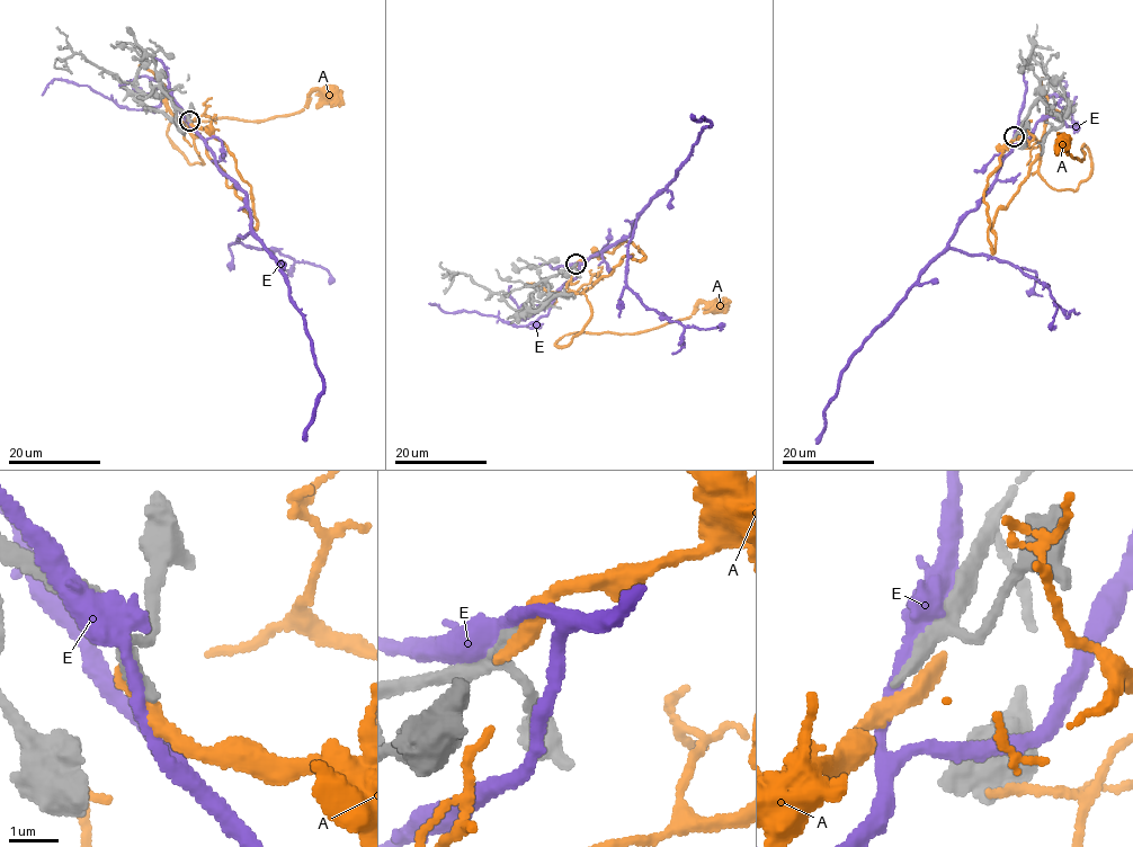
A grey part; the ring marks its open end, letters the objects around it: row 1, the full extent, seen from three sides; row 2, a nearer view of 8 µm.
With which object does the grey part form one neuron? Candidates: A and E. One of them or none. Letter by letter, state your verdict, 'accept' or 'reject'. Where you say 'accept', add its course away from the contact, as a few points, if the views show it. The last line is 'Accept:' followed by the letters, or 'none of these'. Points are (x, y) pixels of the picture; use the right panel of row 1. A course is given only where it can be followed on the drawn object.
A: reject
E: reject
Accept: none of these

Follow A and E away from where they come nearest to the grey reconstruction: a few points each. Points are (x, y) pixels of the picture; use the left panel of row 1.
A: (188, 121), (234, 159), (253, 228), (203, 139), (204, 163), (192, 165), (167, 126), (260, 121), (331, 95)
E: (187, 116), (214, 162), (246, 194), (250, 230), (276, 261), (288, 296), (303, 317), (323, 385), (305, 442)

